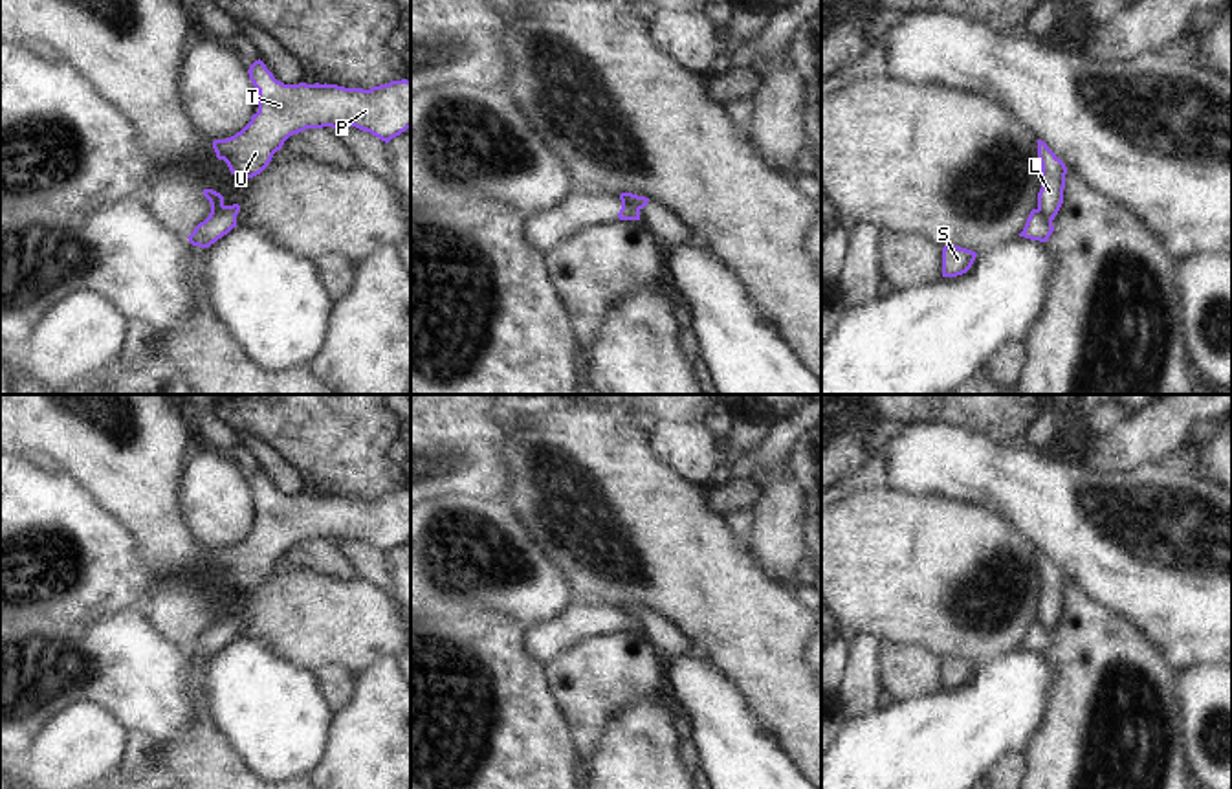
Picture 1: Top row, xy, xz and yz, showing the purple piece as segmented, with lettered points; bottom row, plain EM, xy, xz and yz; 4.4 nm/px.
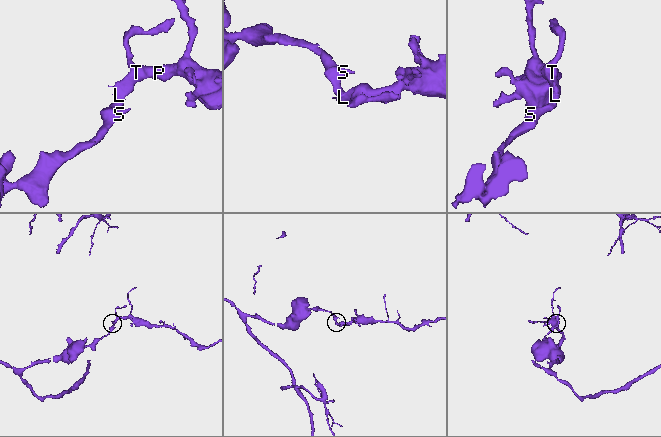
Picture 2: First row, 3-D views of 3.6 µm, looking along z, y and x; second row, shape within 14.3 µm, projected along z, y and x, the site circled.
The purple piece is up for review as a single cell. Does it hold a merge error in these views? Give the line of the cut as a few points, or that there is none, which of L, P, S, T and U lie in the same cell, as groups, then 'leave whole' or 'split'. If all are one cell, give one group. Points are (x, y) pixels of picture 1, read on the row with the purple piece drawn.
xz (622, 200), (638, 210) | L P T U / S | split

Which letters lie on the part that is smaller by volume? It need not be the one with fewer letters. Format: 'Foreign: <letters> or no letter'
Foreign: L, P, T, U

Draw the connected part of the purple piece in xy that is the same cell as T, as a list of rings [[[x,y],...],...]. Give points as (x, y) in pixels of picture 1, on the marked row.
[[[258,59],[249,70],[249,81],[258,90],[258,112],[235,136],[214,139],[213,149],[218,160],[224,160],[231,174],[238,178],[253,178],[260,174],[271,161],[273,154],[282,149],[284,141],[306,128],[345,128],[356,127],[370,132],[389,143],[411,128],[411,81],[390,81],[389,84],[363,88],[345,88],[337,84],[284,84],[273,77],[266,64]]]

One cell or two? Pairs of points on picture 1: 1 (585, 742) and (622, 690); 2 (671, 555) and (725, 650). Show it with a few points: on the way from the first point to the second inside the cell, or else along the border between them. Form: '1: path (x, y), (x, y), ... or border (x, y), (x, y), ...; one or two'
1: path (587, 729), (609, 703); one
2: path (695, 578), (725, 608), (725, 626); one

